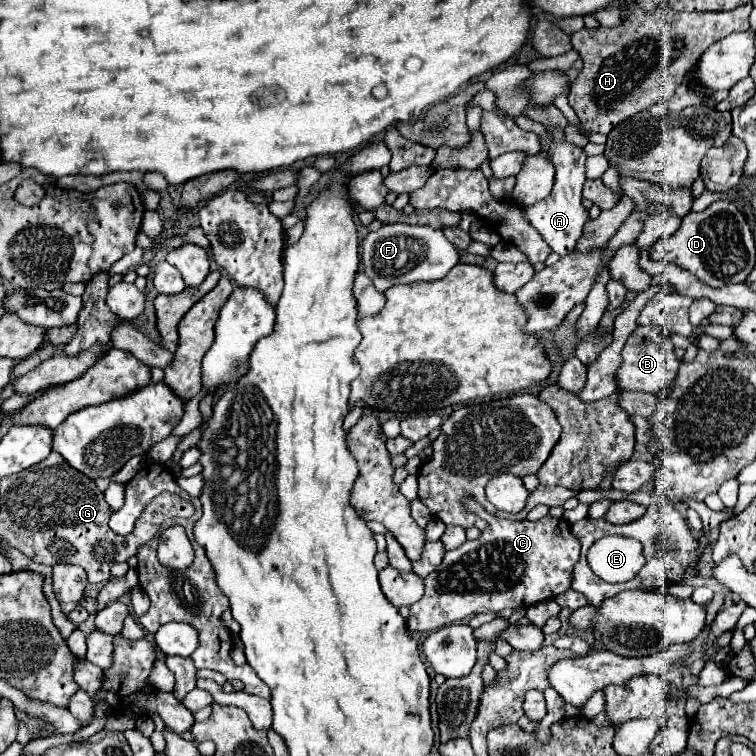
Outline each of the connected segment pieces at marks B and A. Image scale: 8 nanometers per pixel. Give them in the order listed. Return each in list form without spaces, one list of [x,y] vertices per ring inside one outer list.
[[[648,324],[648,326],[638,326],[630,336],[628,342],[622,350],[622,358],[624,364],[618,370],[618,386],[622,386],[624,390],[642,390],[642,392],[662,392],[664,388],[668,388],[680,368],[680,358],[674,352],[674,344],[672,344],[672,332],[664,330],[662,326],[656,324]]]
[[[562,132],[552,134],[552,144],[550,144],[548,154],[550,154],[550,160],[552,160],[552,164],[556,168],[554,190],[542,202],[538,202],[538,204],[534,204],[530,208],[524,208],[524,214],[526,214],[528,222],[546,240],[546,244],[556,254],[566,256],[566,254],[570,254],[576,248],[576,242],[580,240],[582,230],[584,230],[584,224],[588,220],[588,210],[582,206],[582,186],[586,182],[586,176],[584,176],[586,156],[584,156],[584,152],[578,146],[570,146],[564,140],[564,134]]]

